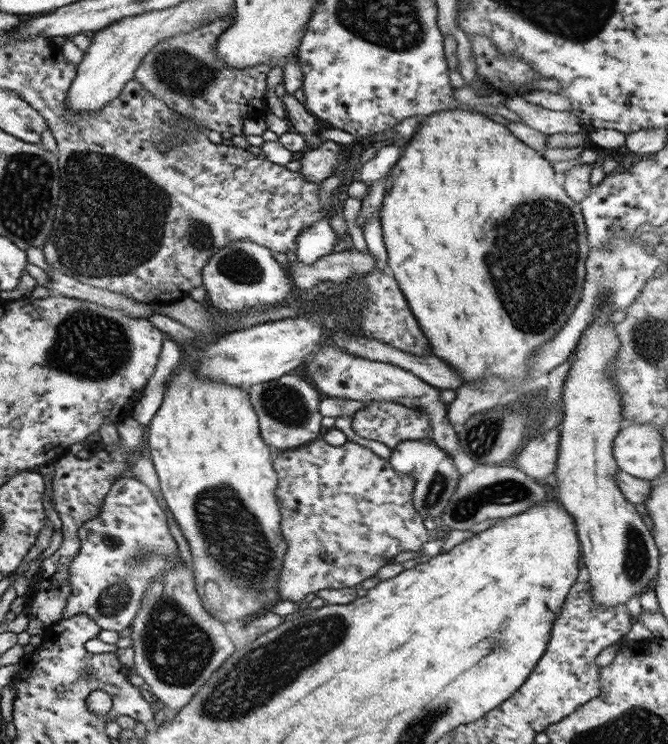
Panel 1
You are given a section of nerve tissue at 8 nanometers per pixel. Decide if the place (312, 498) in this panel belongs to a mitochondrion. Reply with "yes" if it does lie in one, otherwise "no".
no

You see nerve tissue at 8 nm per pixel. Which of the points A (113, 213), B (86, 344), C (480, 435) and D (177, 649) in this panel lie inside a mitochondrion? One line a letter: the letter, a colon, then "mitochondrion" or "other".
A: mitochondrion
B: mitochondrion
C: mitochondrion
D: mitochondrion

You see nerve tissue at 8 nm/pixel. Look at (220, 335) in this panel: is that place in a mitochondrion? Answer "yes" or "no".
no

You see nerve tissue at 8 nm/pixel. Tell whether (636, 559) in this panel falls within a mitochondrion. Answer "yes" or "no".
yes

